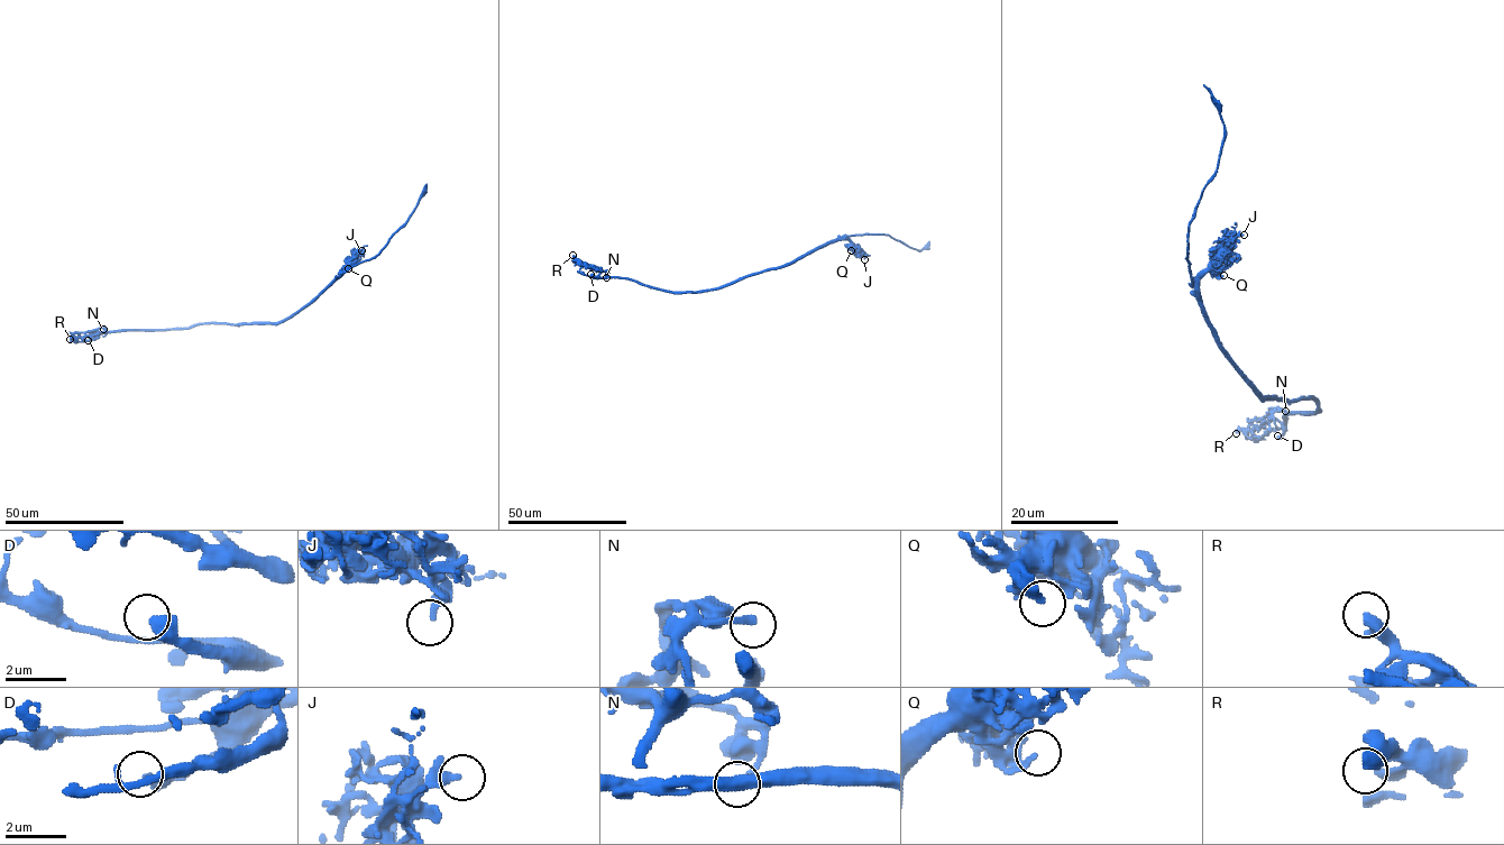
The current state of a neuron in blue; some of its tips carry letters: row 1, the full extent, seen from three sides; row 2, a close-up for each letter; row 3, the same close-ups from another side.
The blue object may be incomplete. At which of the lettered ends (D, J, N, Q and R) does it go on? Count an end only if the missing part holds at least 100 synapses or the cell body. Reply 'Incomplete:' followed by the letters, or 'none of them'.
Incomplete: none of them

